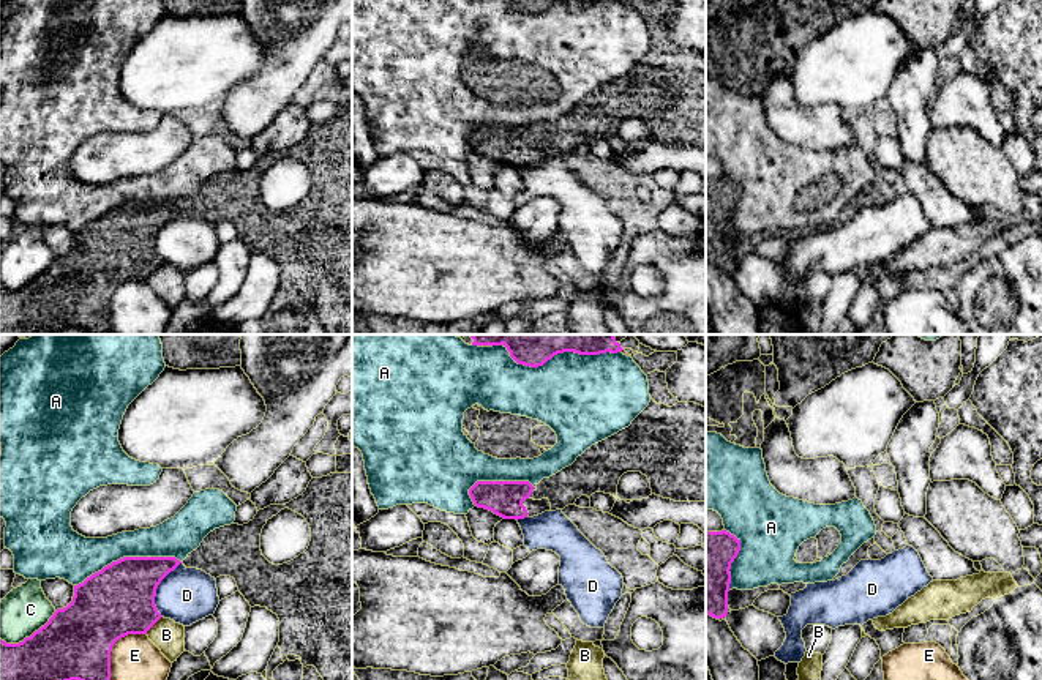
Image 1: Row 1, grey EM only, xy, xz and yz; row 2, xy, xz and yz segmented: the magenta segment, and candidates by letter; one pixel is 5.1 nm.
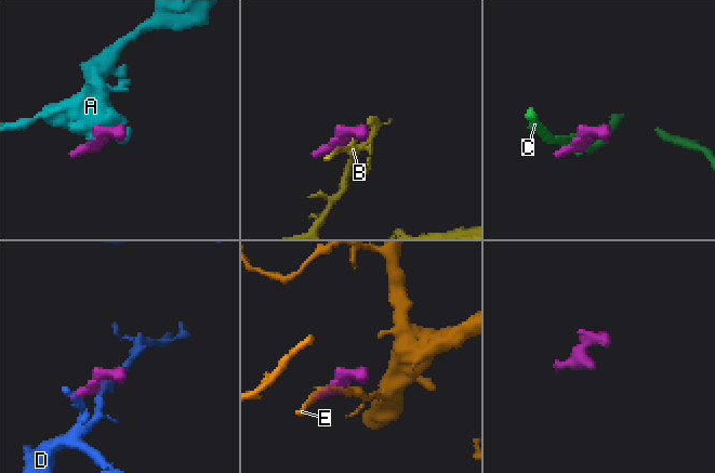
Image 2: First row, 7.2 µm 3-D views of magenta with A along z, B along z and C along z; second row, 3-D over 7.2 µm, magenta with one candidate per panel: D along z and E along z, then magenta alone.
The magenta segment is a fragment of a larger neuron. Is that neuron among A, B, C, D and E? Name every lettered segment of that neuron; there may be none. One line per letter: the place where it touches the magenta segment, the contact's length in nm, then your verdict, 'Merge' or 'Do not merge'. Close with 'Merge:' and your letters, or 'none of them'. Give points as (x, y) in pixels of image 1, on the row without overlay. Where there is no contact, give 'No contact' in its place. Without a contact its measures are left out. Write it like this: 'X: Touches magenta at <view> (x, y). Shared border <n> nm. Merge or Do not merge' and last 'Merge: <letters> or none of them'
A: Touches magenta at xy (127, 204). Shared border 550 nm. Do not merge
B: Touches magenta at xy (153, 270). Shared border 120 nm. Do not merge
C: Touches magenta at xy (30, 283). Shared border 320 nm. Do not merge
D: Touches magenta at xy (157, 234). Shared border 300 nm. Do not merge
E: Touches magenta at xy (111, 295). Shared border 320 nm. Do not merge
Merge: none of them

